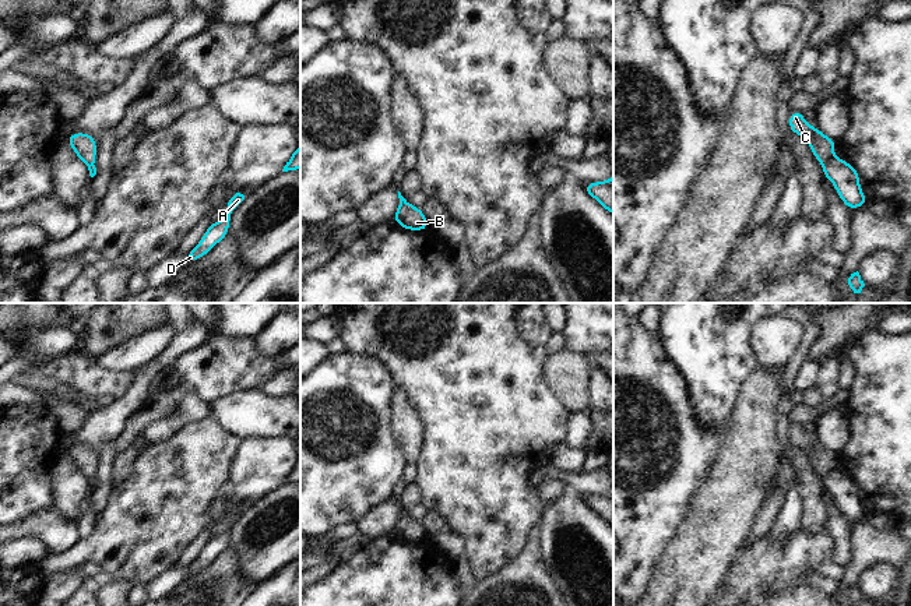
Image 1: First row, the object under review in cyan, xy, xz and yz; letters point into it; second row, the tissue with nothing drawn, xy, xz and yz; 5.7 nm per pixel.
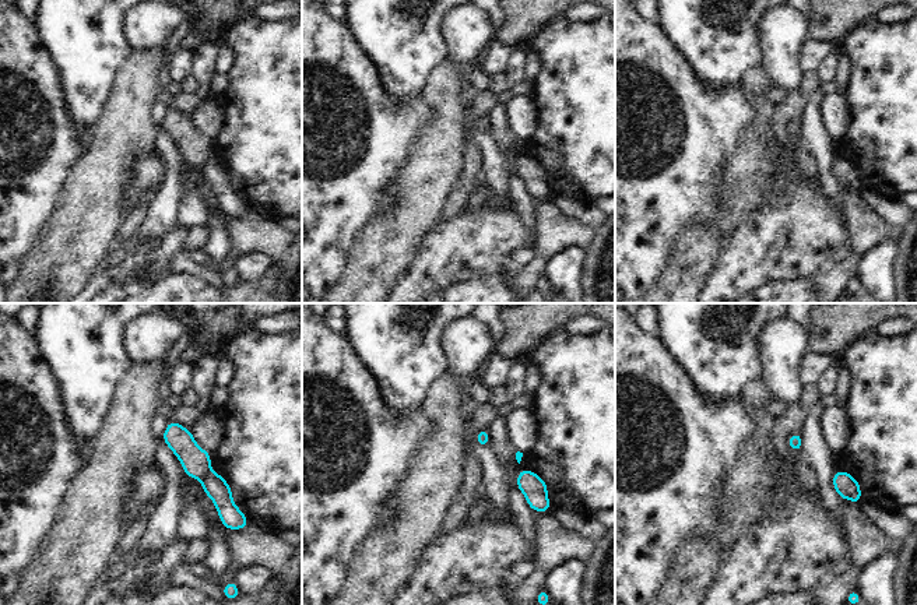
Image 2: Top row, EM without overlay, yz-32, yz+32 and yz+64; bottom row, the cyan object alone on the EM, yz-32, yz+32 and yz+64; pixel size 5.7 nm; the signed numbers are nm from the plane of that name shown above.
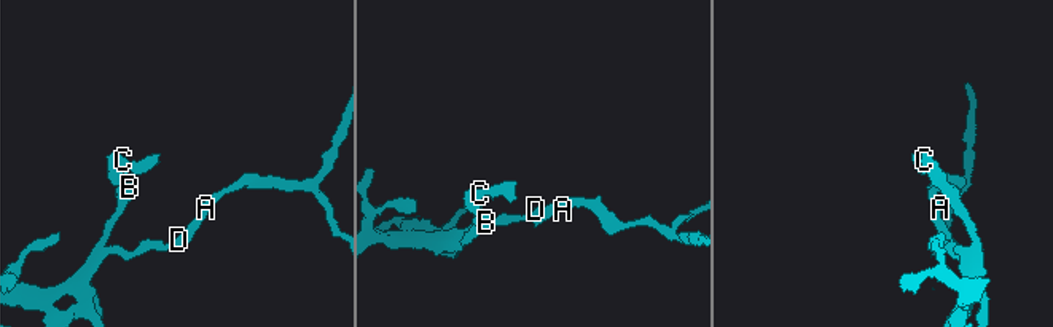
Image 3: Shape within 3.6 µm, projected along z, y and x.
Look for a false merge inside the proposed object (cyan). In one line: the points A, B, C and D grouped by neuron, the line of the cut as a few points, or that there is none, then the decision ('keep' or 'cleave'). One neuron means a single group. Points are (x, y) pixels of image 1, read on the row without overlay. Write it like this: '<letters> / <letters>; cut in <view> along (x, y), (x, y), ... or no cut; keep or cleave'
A B D / C; cut in yz along (832, 468), (823, 479); cleave

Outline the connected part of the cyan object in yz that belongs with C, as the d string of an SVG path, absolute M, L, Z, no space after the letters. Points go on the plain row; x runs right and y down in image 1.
M801 423L789 427L788 437L792 447L799 447L809 455L810 464L817 475L824 479L831 472L837 454L826 450L819 440L810 440Z

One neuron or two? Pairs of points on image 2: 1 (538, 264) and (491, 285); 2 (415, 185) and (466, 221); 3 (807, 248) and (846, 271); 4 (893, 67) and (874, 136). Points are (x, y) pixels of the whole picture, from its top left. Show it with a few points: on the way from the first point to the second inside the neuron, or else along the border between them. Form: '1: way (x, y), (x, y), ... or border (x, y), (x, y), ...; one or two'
1: border (501, 274), (510, 288); two
2: border (442, 215), (425, 232), (421, 241); two
3: border (831, 264), (811, 277); two
4: way (893, 84), (893, 116), (891, 119); one

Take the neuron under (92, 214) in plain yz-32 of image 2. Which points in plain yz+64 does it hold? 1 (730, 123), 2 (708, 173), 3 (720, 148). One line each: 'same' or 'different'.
1: different
2: different
3: different

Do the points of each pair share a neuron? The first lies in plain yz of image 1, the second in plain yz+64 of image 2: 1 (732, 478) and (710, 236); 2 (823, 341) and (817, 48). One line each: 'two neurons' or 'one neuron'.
1: one neuron
2: two neurons

